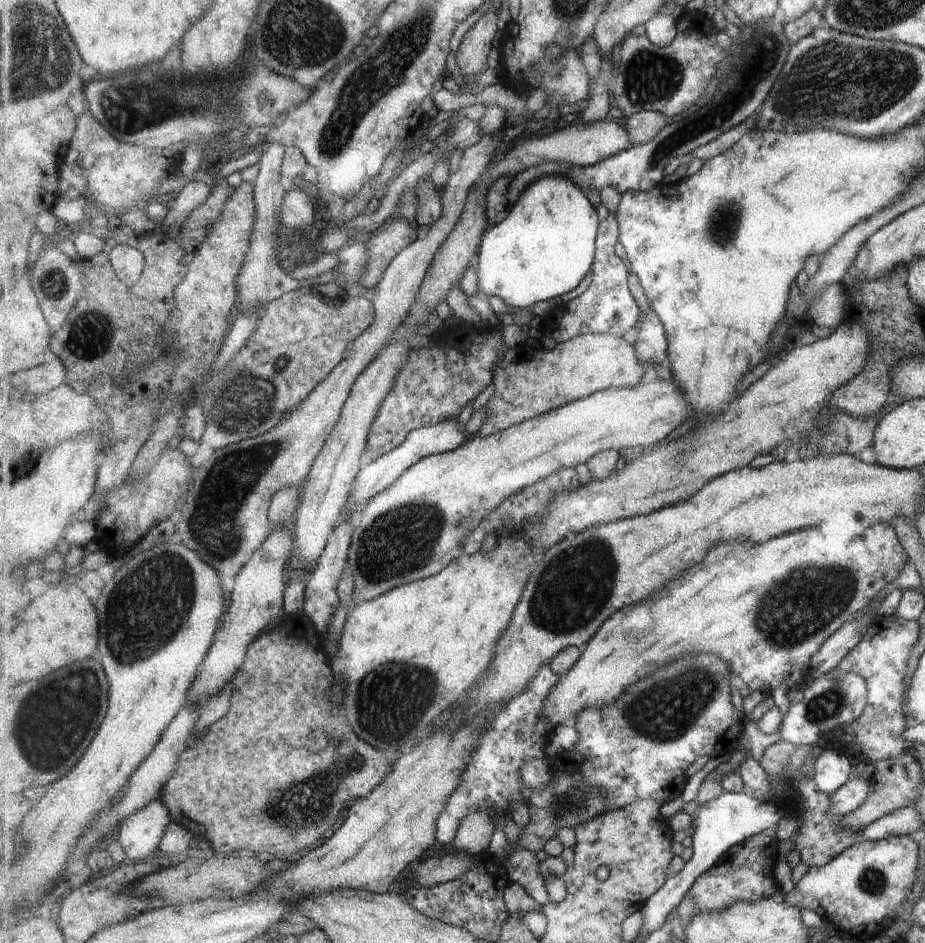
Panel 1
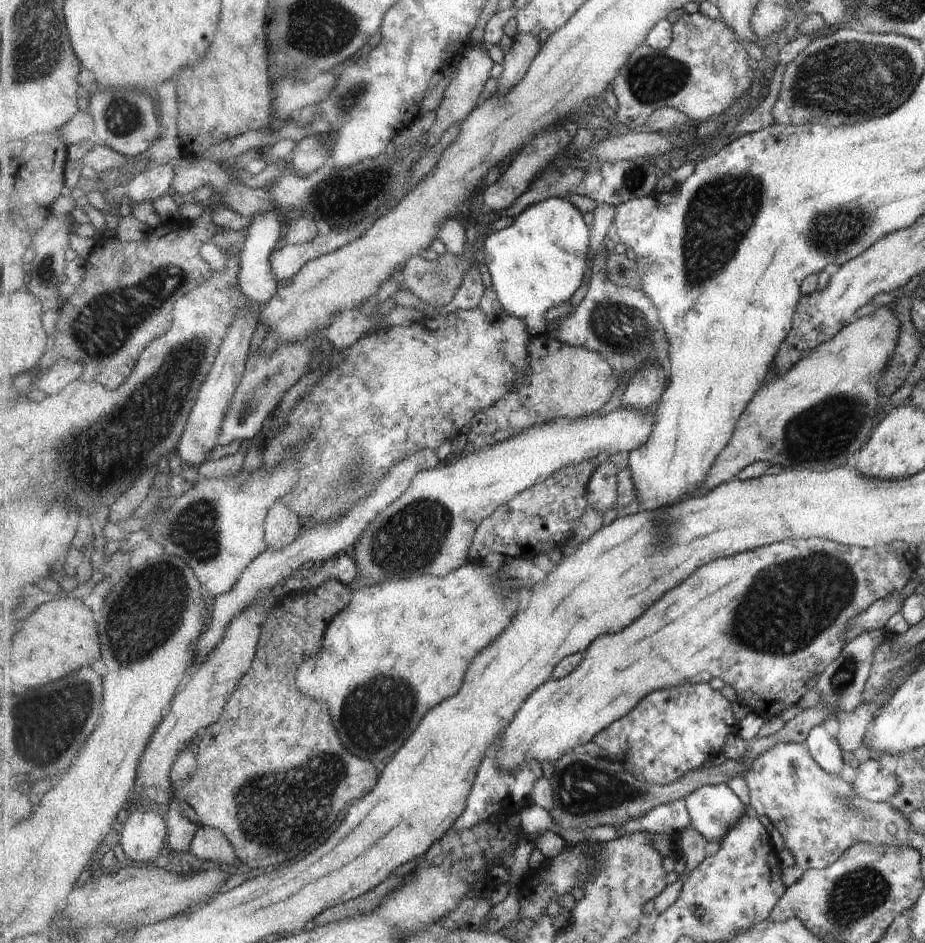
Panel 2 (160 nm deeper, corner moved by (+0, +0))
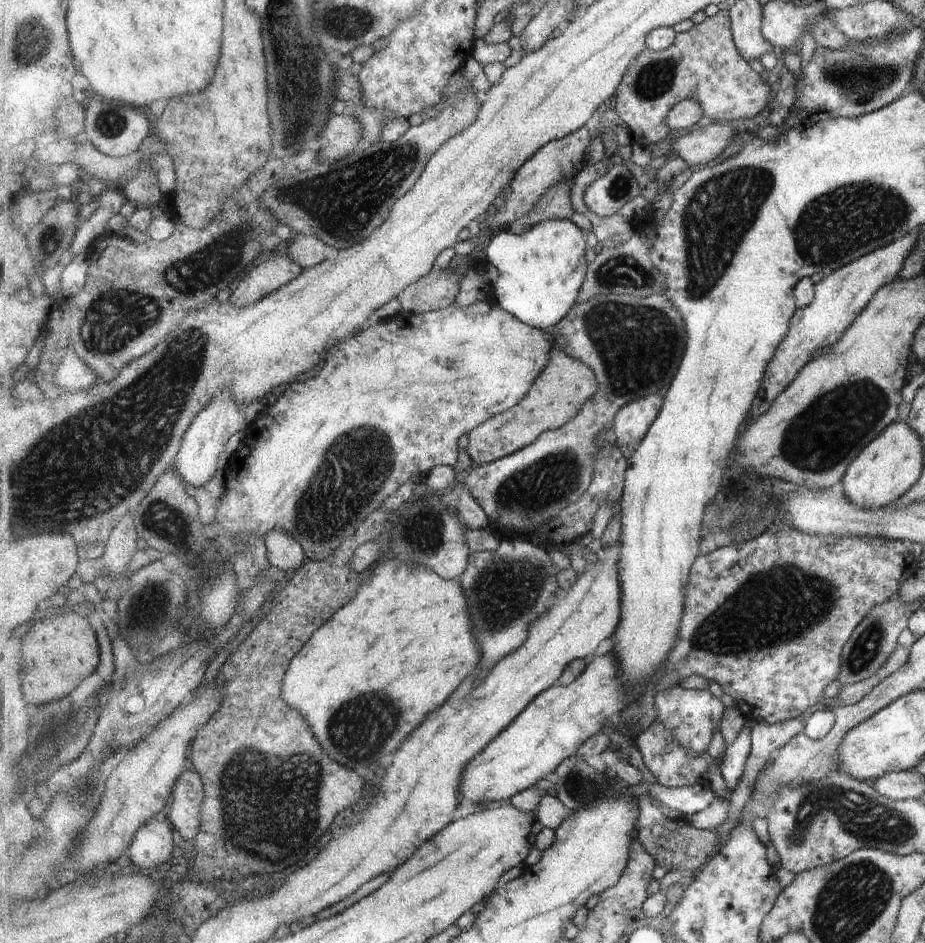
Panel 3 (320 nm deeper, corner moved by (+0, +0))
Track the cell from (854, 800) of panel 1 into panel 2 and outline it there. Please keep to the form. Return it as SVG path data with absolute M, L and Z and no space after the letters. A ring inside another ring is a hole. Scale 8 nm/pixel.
M869 759L860 764L851 784L855 792L871 802L888 801L899 790L897 777L884 762Z

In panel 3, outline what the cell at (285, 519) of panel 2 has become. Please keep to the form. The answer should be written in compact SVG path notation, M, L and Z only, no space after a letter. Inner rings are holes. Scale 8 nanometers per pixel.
M271 531L266 535L266 545L271 566L288 575L297 572L308 560L303 547L285 531Z

